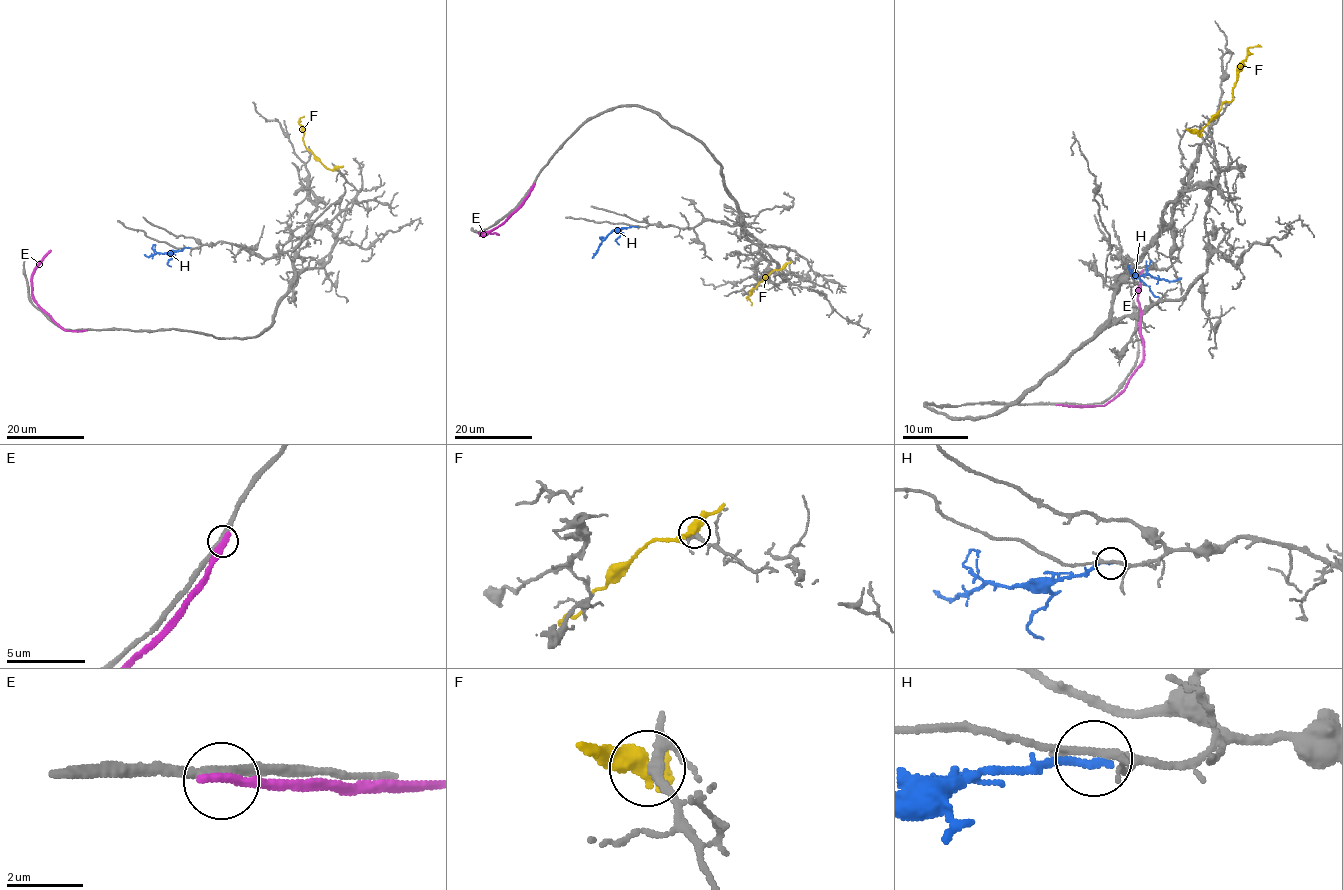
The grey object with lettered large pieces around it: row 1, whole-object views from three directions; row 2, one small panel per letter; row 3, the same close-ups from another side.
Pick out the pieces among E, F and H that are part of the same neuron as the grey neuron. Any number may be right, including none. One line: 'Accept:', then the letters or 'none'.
Accept: none

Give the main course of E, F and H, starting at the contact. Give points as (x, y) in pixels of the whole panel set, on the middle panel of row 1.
E: (533, 186), (528, 197), (501, 224), (480, 235), (490, 232), (499, 235)
F: (784, 268), (774, 269), (751, 289), (747, 297), (752, 306)
H: (636, 226), (613, 229), (592, 258)

